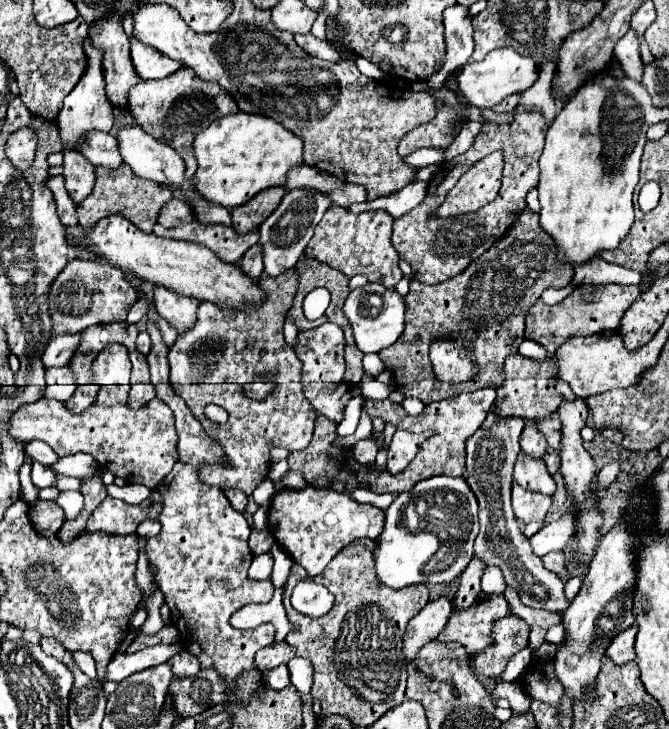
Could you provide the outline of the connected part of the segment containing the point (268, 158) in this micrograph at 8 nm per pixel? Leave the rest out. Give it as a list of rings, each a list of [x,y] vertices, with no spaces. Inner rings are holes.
[[[238,112],[218,118],[202,130],[194,140],[194,154],[198,158],[196,190],[232,210],[266,188],[286,186],[288,170],[302,164],[302,140],[268,116]]]

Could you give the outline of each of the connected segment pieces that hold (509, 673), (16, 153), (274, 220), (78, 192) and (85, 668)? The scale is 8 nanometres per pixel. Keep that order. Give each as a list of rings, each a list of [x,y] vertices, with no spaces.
[[[531,647],[518,651],[508,662],[506,669],[500,675],[500,680],[506,682],[516,681],[522,675],[522,672],[528,668],[535,652],[536,649]]]
[[[32,128],[16,130],[6,142],[6,156],[18,170],[28,170],[32,166],[34,150],[36,150],[36,136]]]
[[[308,188],[286,192],[278,208],[260,226],[260,244],[264,246],[264,270],[270,278],[276,278],[282,272],[296,266],[296,262],[304,254],[306,244],[314,234],[316,224],[322,220],[324,212],[330,206],[332,206],[332,200],[326,192],[308,190]]]
[[[66,152],[64,154],[64,182],[66,190],[72,196],[74,204],[82,204],[82,200],[92,192],[94,188],[94,166],[80,154],[80,152]]]
[[[76,652],[76,654],[74,654],[74,662],[78,664],[78,668],[80,668],[88,678],[96,678],[96,664],[94,664],[94,658],[92,658],[90,654]]]

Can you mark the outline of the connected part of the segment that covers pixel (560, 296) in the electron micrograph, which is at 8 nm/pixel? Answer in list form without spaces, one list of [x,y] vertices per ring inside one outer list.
[[[572,282],[568,286],[561,289],[548,288],[543,292],[541,298],[544,299],[546,304],[552,306],[561,302],[564,298],[570,295],[574,289],[575,286]]]

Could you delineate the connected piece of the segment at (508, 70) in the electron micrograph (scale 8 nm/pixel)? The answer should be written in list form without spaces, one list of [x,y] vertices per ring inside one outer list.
[[[500,48],[490,52],[482,62],[468,62],[460,76],[456,78],[458,90],[470,100],[476,108],[492,108],[512,94],[528,90],[538,78],[538,64],[532,56],[522,56],[512,48]]]

